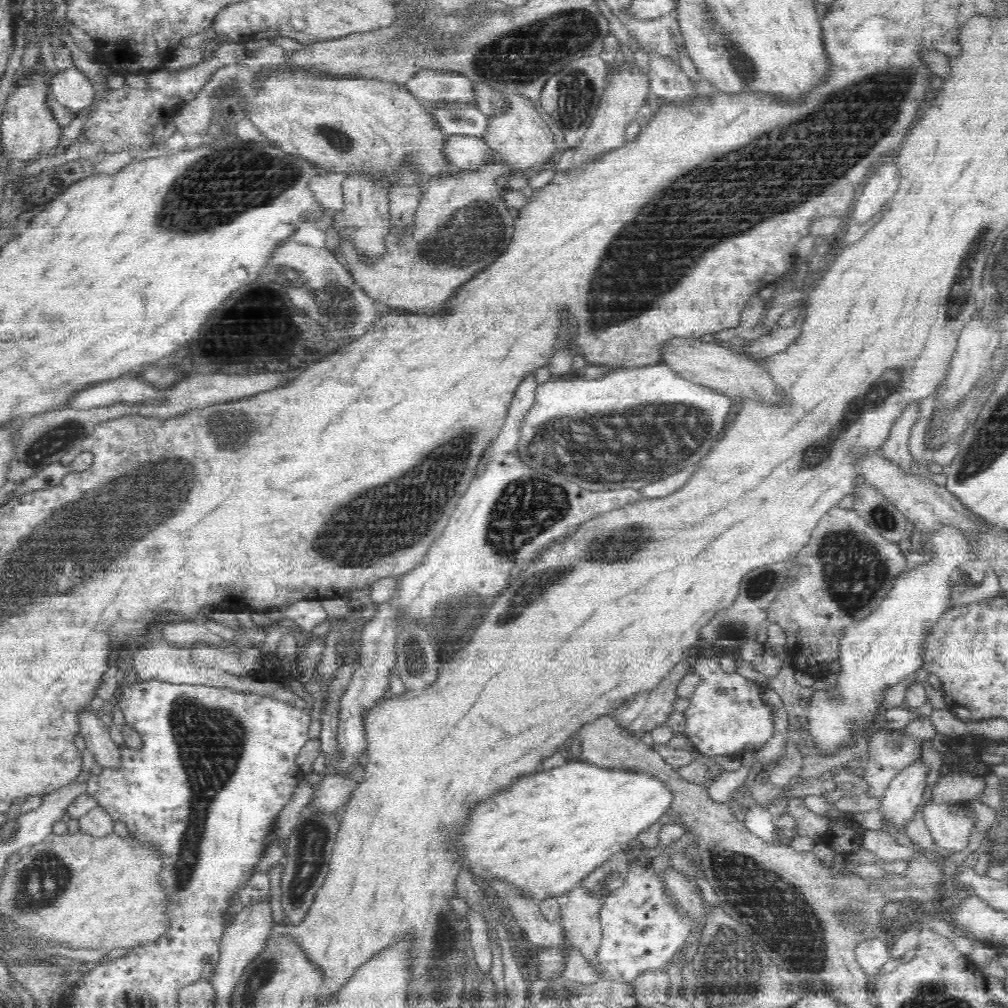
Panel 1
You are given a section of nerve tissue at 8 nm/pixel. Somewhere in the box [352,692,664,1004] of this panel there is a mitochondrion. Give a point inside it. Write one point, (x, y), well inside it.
(444, 938)

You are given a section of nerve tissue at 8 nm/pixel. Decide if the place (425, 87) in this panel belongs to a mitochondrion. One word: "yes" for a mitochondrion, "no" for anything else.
no

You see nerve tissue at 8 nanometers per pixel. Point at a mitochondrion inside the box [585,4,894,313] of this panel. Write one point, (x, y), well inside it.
(744, 65)

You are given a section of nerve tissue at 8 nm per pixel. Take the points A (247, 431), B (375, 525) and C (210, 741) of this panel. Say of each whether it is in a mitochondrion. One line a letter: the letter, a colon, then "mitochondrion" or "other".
A: mitochondrion
B: mitochondrion
C: mitochondrion

